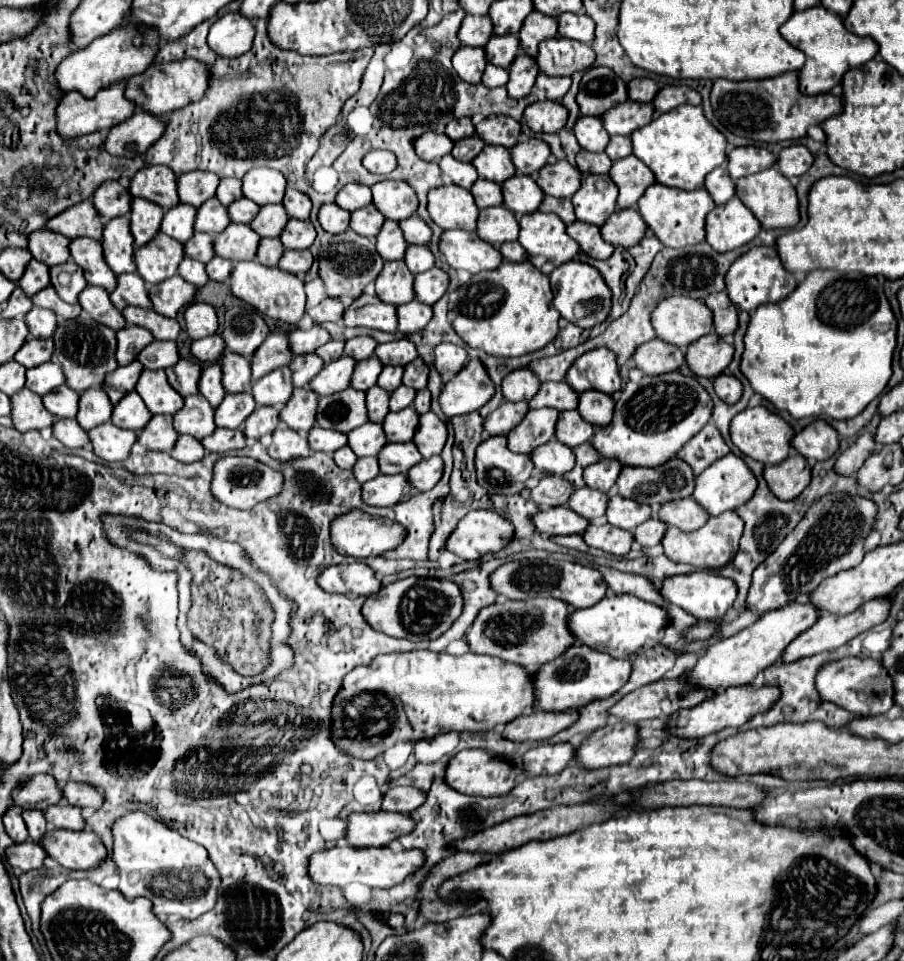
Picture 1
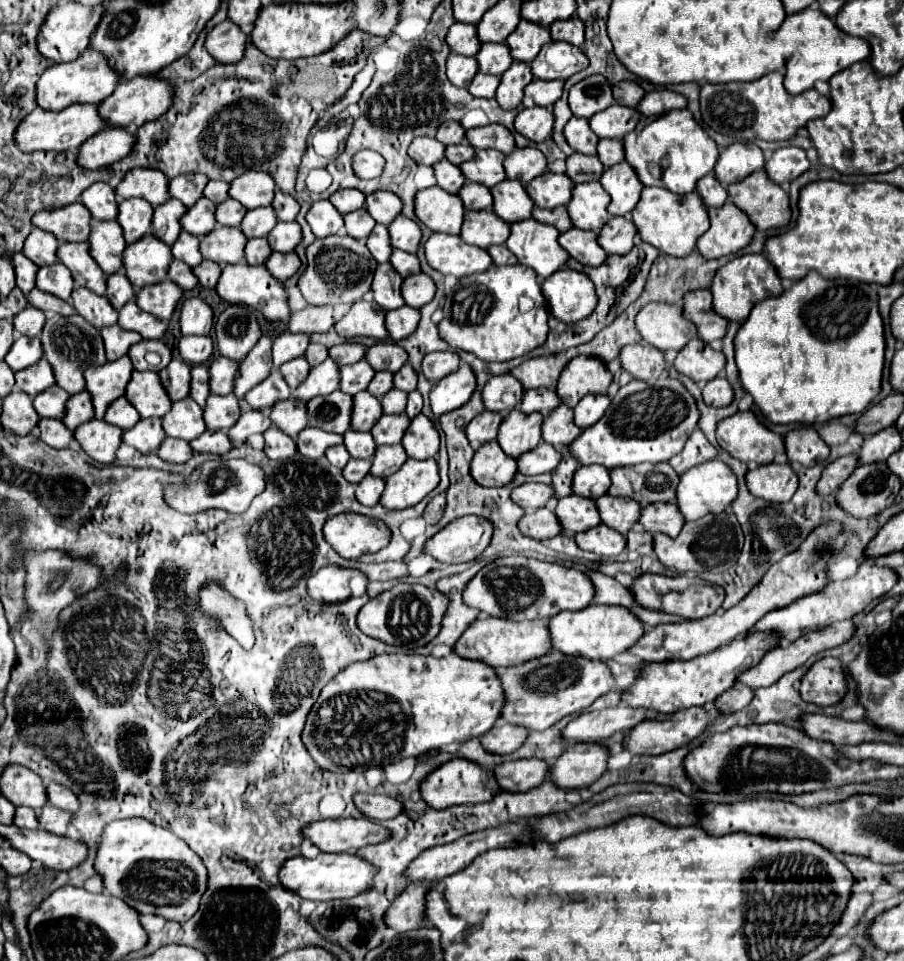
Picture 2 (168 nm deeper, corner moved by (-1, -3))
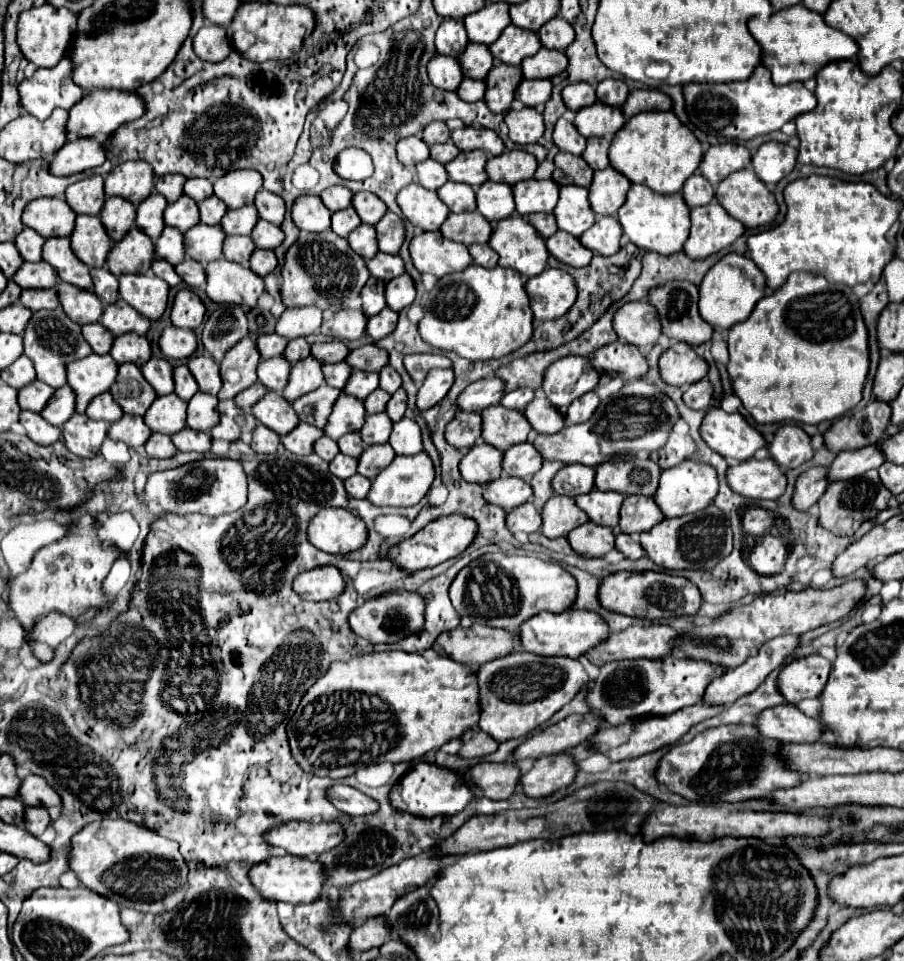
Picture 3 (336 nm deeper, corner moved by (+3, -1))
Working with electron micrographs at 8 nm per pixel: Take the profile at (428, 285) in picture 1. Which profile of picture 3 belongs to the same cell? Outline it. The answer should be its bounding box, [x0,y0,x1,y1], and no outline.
[386,273,416,311]

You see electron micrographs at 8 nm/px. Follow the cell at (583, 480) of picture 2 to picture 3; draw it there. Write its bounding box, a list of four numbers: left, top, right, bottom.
[552,465,594,497]

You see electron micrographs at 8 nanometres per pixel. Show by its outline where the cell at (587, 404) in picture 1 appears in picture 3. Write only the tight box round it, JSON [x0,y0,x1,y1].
[568,391,600,423]

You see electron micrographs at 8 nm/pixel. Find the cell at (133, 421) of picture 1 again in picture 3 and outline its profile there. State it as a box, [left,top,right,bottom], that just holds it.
[86,393,124,423]

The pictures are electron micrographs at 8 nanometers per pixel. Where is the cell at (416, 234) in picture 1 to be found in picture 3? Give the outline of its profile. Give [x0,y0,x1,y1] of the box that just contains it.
[374,211,404,255]

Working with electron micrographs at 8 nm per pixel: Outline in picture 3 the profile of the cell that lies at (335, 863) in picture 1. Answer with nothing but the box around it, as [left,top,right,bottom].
[248,857,324,905]

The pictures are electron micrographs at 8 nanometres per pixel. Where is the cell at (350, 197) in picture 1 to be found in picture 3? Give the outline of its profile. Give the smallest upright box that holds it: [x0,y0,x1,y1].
[320,187,352,211]

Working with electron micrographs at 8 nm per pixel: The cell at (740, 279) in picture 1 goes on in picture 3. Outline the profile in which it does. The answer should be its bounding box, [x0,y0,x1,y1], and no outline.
[698,253,766,329]

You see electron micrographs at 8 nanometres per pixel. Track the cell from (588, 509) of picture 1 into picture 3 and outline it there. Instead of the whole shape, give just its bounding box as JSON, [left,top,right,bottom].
[540,495,588,539]

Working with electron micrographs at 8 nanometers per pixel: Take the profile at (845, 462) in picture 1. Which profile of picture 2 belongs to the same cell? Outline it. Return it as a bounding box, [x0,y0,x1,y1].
[816,453,860,495]

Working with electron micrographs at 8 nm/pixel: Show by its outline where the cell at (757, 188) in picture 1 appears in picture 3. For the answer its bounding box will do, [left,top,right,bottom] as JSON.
[714,167,778,229]

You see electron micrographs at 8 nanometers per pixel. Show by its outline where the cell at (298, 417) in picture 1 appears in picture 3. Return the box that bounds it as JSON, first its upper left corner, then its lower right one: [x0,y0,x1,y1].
[252,391,300,437]

